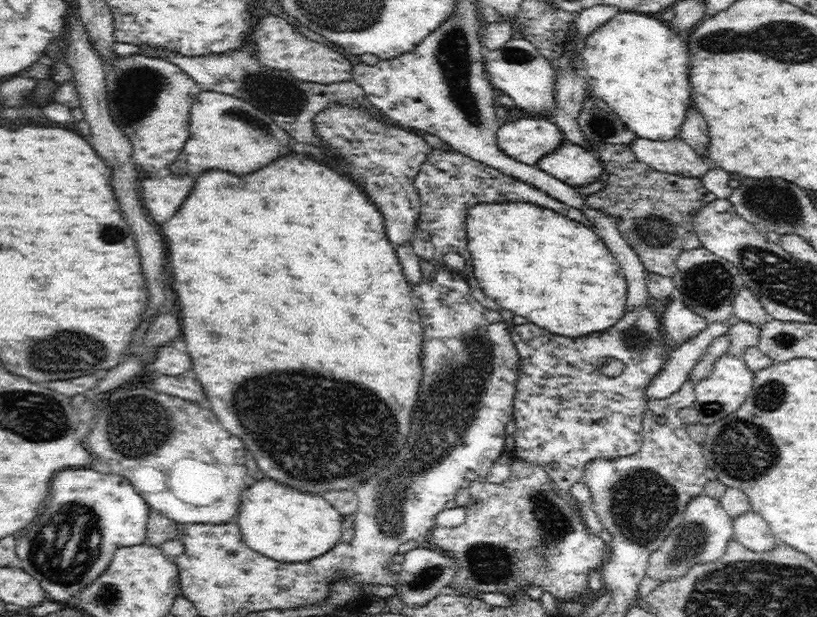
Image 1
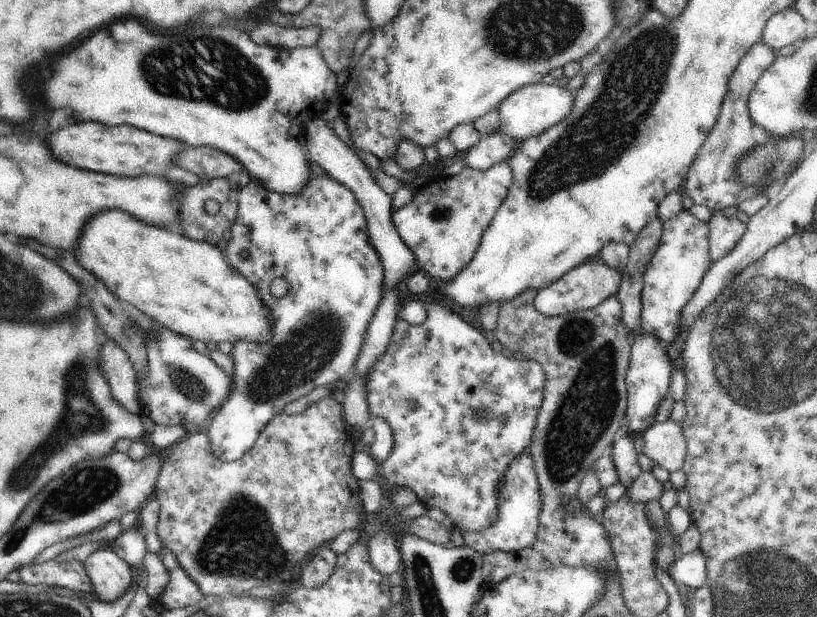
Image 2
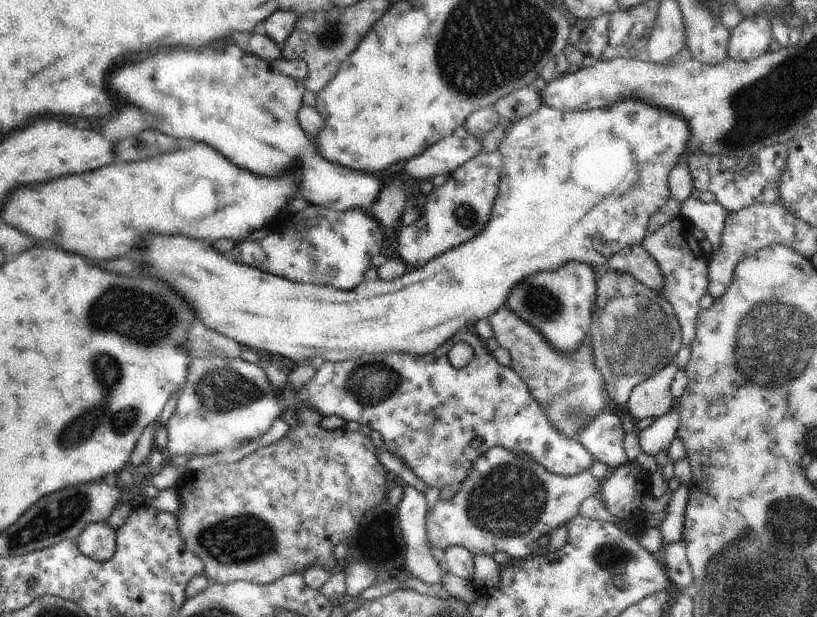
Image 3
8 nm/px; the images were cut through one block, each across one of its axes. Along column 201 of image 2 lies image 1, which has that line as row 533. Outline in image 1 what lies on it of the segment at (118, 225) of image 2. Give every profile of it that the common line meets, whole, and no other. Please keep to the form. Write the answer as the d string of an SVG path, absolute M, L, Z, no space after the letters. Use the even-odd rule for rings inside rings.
M266 478L242 492L238 527L244 542L278 562L306 562L328 552L340 542L343 516L322 496L298 492Z

